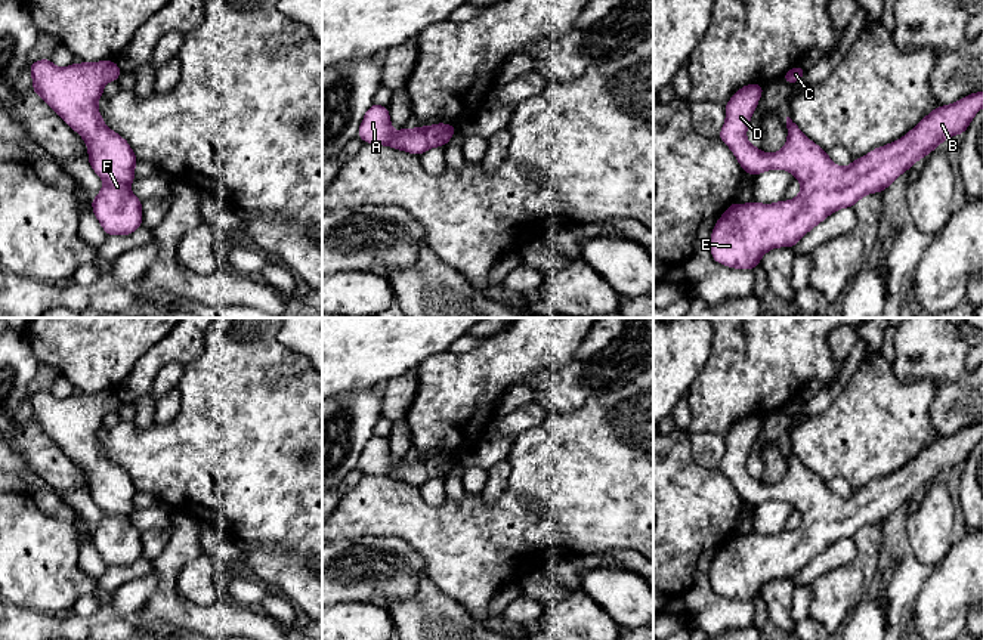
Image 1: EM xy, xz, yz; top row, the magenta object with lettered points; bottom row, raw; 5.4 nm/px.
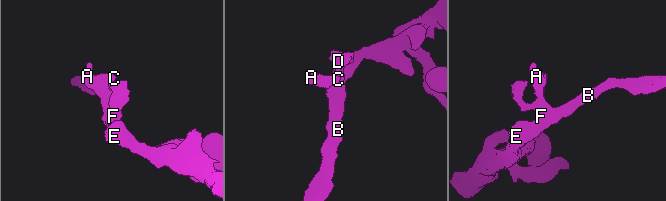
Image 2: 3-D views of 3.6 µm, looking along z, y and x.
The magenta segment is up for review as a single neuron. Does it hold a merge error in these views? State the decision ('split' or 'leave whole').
leave whole

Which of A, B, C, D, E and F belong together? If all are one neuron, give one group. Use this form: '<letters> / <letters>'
A B C D E F

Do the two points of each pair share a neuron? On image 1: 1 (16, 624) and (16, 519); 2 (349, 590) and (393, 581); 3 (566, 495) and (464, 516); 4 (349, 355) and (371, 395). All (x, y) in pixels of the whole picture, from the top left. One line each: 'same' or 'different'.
1: different
2: same
3: same
4: different

